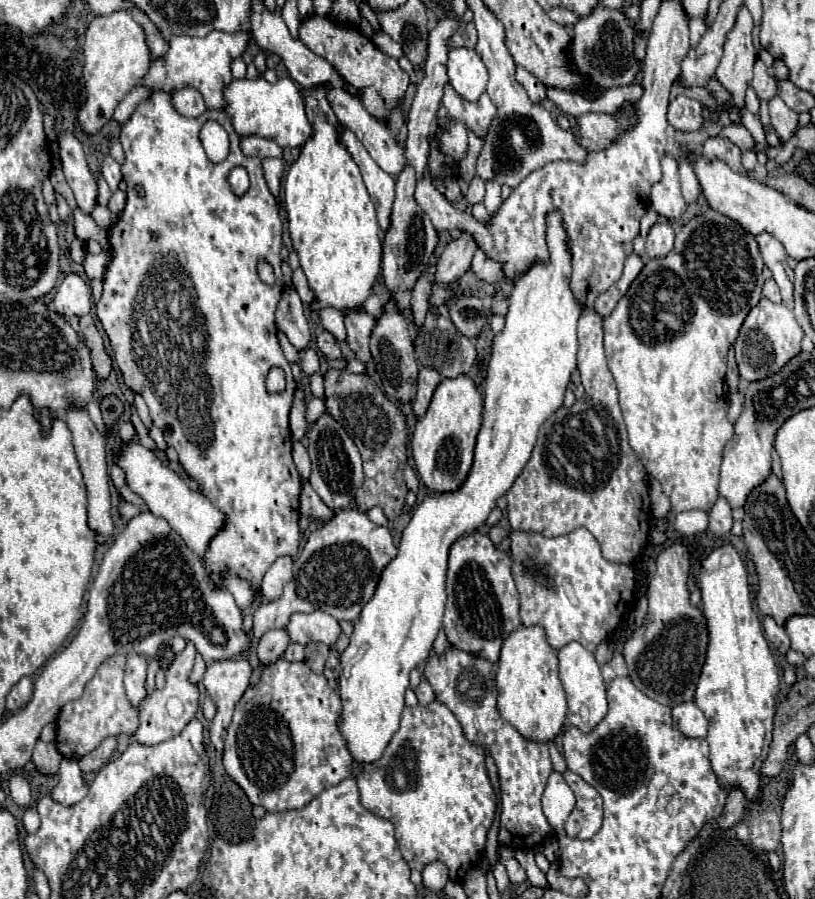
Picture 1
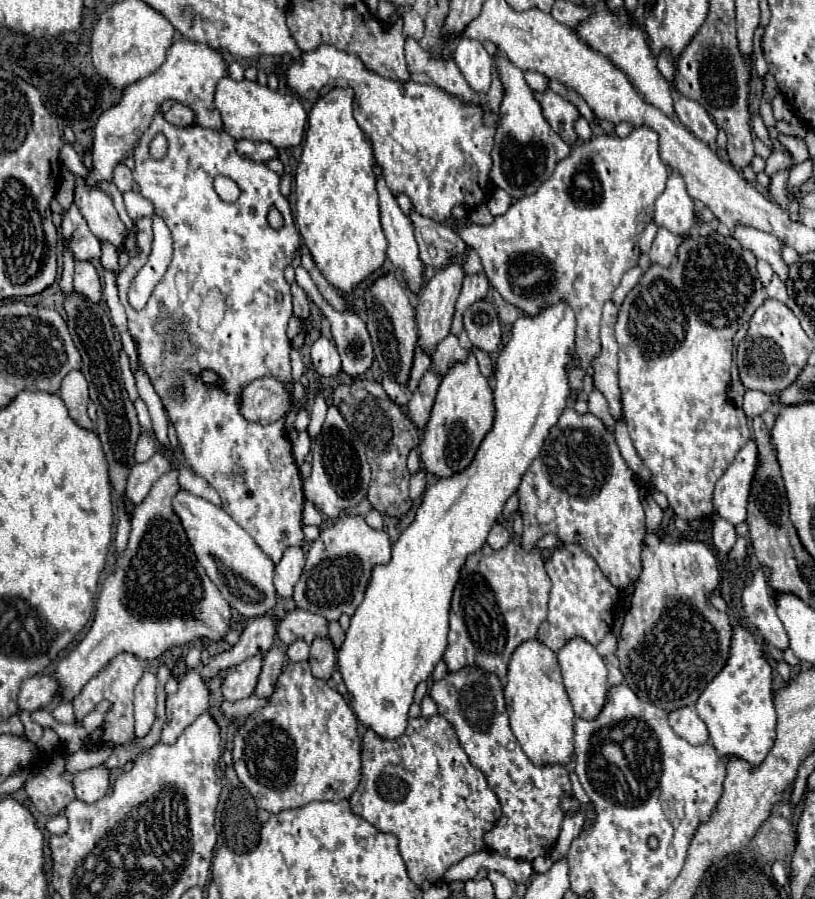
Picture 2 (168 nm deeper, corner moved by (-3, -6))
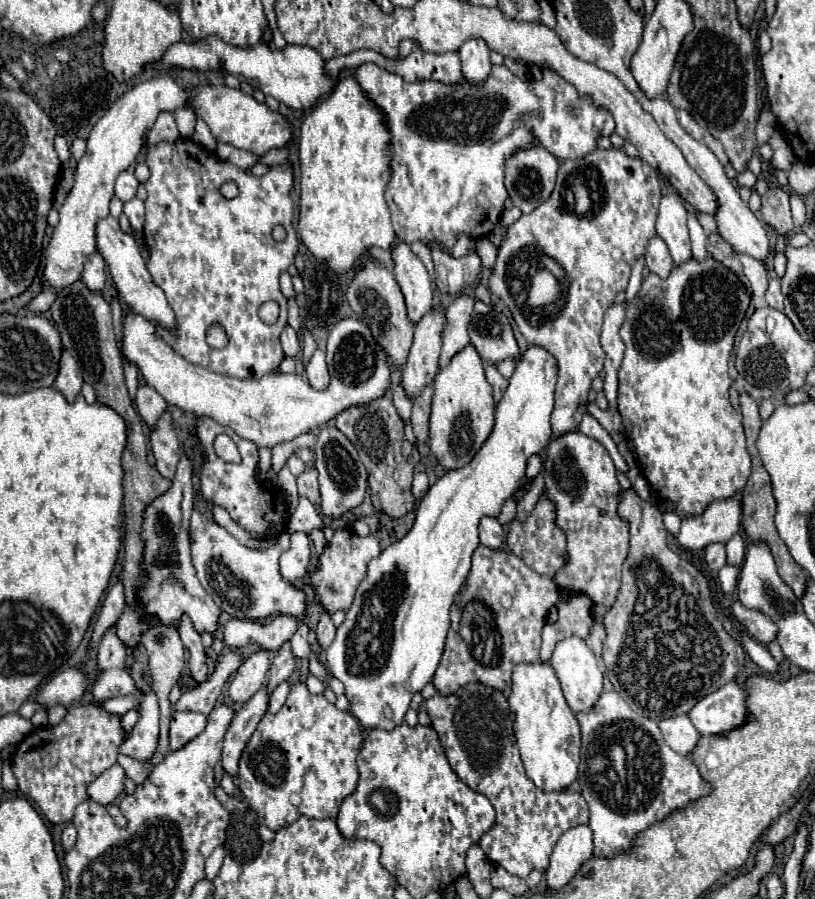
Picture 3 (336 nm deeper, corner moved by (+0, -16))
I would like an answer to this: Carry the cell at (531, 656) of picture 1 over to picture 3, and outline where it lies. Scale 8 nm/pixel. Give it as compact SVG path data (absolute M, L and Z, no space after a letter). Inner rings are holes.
M548 662L518 664L512 672L512 690L508 696L514 714L514 738L528 778L544 792L564 790L578 776L580 728L574 712L568 708L554 668Z

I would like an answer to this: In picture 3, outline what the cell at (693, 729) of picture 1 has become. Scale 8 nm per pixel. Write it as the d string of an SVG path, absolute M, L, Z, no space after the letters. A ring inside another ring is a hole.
M676 716L676 718L668 718L668 720L660 720L660 730L662 730L666 744L674 752L684 754L684 756L688 756L700 740L698 730L694 728L694 724L690 722L688 716Z

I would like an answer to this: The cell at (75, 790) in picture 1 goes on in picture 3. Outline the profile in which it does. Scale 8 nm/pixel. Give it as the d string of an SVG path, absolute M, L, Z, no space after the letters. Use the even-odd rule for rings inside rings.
M114 764L112 768L104 770L94 782L90 782L88 788L86 788L86 792L88 792L90 800L94 800L96 804L108 806L124 790L124 780L126 780L124 770L118 764Z

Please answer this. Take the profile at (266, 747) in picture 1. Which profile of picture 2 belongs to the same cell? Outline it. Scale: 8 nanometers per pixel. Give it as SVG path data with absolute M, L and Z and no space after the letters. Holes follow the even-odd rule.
M309 662L289 664L275 684L271 704L259 708L239 726L233 742L233 768L243 786L255 798L257 808L271 814L301 808L315 800L349 800L361 780L361 740L357 726L359 722L355 712L349 708L345 698L337 690L329 688L325 680L315 678Z

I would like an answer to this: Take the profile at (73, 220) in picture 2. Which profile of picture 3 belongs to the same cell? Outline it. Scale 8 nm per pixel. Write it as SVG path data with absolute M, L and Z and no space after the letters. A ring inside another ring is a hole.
M154 76L120 96L112 108L96 122L88 136L86 154L78 162L74 188L60 208L60 222L54 228L52 240L46 248L46 286L66 288L80 280L84 260L96 252L94 224L110 214L108 206L114 196L116 176L134 164L158 114L172 112L176 108L188 108L188 90L184 90L184 86L180 86L172 76Z

